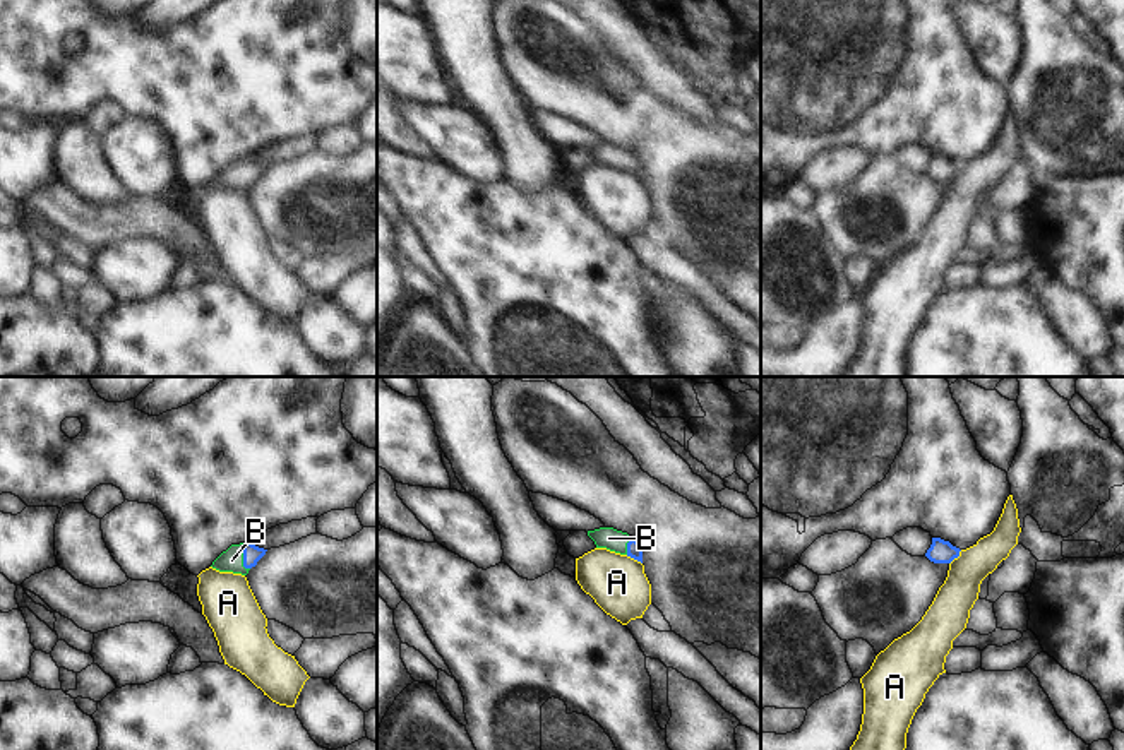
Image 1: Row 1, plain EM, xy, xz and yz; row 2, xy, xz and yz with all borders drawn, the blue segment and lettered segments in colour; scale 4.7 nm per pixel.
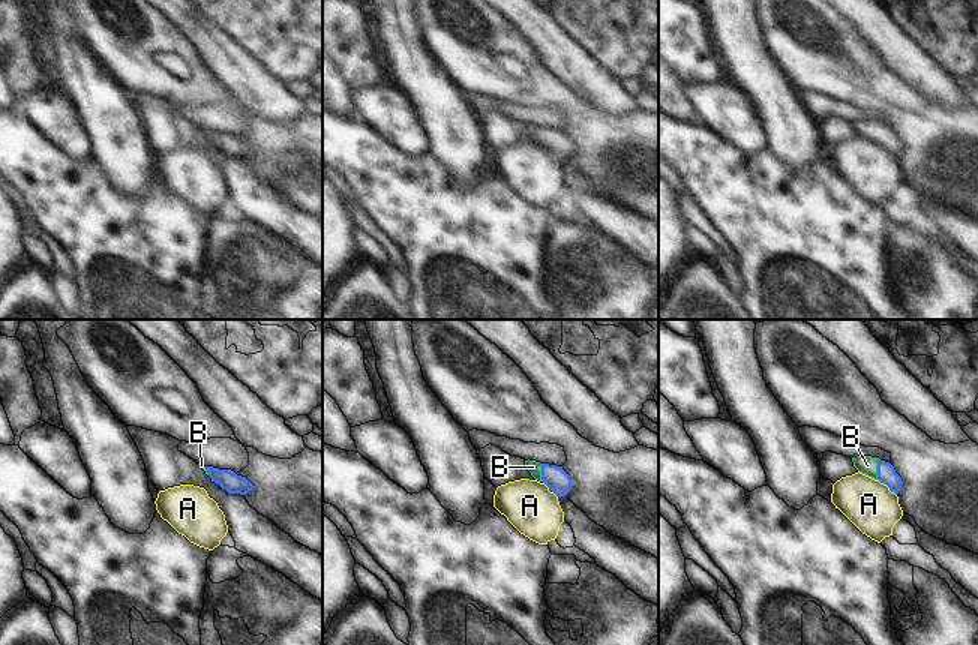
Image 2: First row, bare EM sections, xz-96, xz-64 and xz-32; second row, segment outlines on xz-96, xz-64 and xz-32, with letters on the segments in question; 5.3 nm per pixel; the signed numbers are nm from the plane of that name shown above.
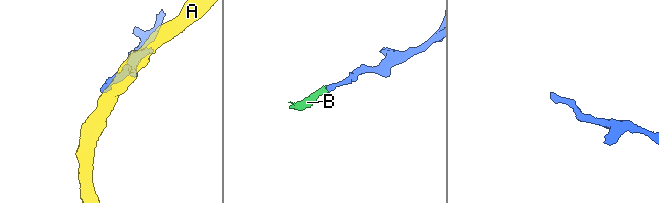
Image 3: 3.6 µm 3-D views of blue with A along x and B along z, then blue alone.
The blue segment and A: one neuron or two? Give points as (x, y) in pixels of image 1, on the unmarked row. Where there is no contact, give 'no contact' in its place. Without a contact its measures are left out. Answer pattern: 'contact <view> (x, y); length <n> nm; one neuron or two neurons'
contact xz (634, 175); length 90 nm; two neurons

